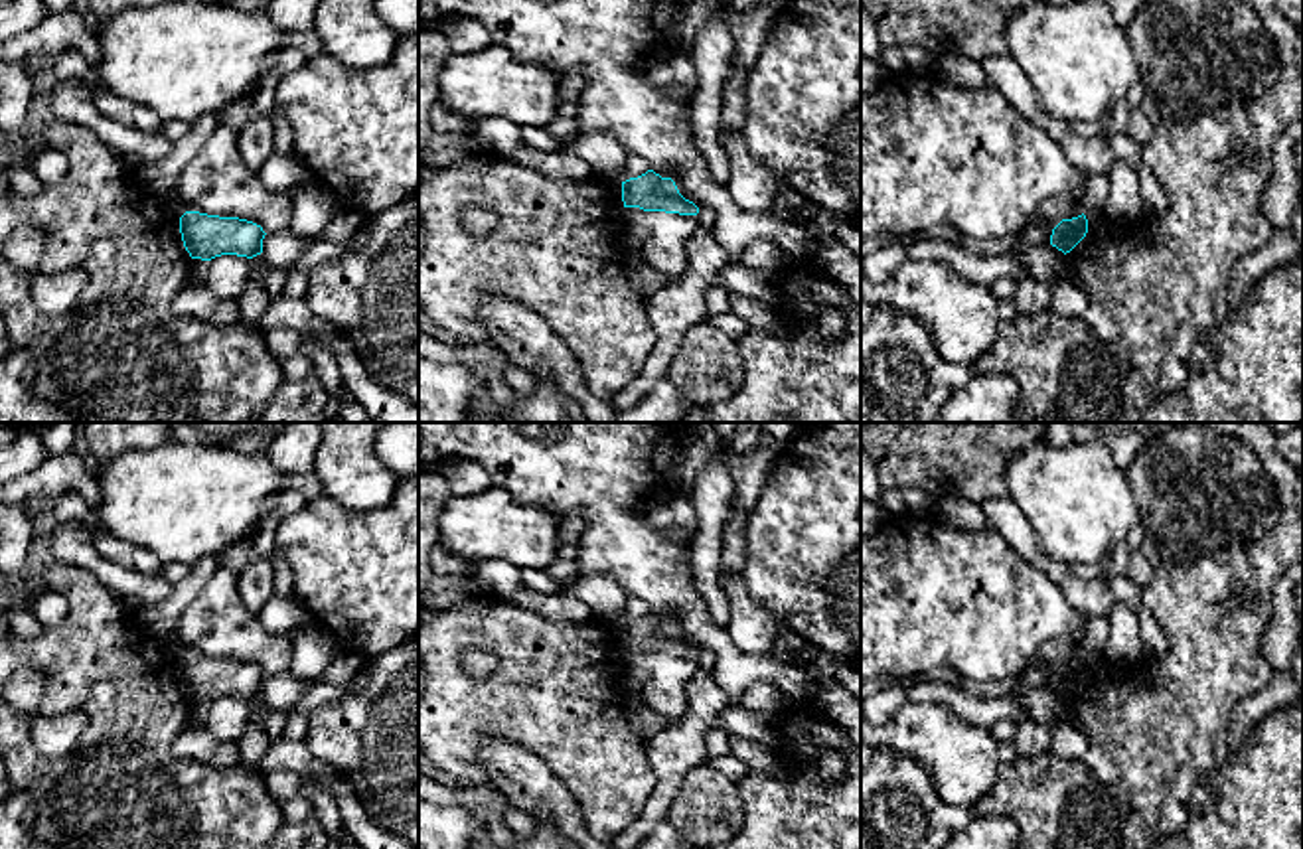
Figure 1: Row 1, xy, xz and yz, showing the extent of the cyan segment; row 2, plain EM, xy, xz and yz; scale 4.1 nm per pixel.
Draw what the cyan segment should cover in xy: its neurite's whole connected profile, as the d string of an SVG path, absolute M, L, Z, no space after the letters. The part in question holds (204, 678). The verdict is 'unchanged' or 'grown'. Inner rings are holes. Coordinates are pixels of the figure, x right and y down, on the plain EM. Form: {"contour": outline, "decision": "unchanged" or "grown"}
{"contour": "M186 654L180 659L180 675L190 699L201 703L221 697L253 701L263 695L263 681L267 677L253 663L199 654Z", "decision": "unchanged"}

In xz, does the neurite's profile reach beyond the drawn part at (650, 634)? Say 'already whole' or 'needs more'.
needs more

